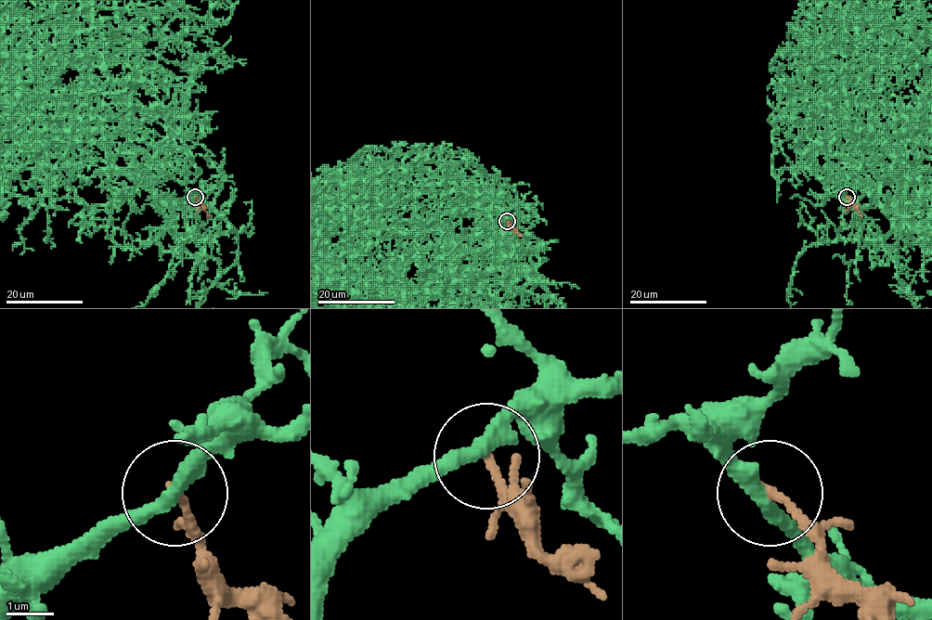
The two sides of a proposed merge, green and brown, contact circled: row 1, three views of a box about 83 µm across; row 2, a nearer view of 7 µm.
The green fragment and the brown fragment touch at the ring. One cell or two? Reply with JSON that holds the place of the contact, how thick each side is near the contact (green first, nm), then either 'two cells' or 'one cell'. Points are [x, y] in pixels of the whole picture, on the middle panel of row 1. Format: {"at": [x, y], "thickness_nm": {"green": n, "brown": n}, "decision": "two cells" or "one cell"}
{"at": [507, 221], "thickness_nm": {"green": 320, "brown": 180}, "decision": "two cells"}

